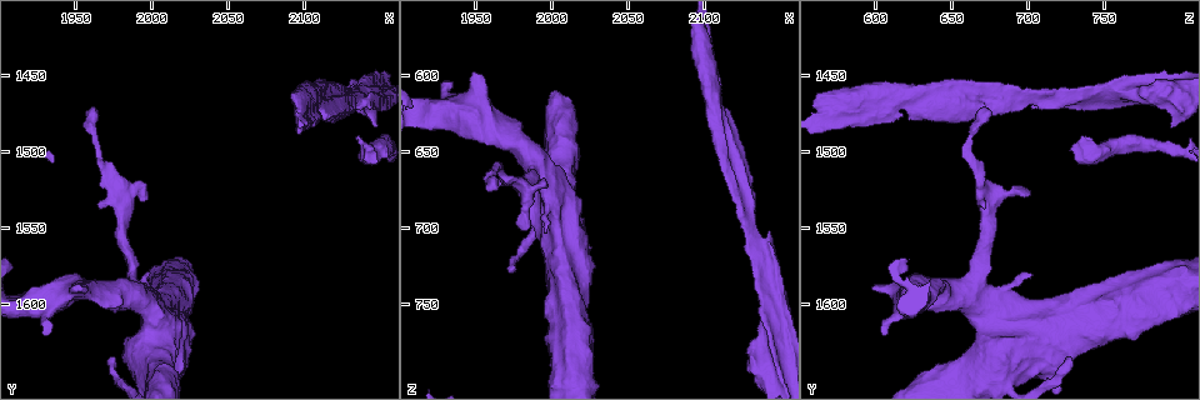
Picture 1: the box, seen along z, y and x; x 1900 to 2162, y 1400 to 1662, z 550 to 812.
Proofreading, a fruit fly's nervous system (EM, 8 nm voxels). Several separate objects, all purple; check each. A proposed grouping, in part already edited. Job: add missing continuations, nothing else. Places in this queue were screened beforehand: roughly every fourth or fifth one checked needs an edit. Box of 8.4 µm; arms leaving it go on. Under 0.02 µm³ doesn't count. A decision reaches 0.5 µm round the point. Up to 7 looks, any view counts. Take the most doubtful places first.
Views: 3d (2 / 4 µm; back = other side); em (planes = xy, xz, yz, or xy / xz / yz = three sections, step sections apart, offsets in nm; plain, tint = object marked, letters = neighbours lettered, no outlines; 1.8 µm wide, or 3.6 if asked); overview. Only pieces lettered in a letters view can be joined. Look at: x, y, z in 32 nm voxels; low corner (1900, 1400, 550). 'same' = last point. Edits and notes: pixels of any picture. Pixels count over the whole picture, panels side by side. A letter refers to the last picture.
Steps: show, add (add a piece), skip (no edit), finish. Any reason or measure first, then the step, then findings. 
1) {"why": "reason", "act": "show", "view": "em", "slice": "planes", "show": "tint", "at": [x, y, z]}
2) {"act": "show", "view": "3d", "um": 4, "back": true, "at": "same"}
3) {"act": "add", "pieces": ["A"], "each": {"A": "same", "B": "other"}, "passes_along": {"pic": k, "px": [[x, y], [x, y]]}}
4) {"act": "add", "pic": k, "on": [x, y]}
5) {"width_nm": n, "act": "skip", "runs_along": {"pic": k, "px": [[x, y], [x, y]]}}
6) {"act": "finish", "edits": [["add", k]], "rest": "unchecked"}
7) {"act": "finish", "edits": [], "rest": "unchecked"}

{"act": "show", "view": "em", "slice": "yz", "step": 16, "show": "tint", "at": [1972, 1634, 730]}

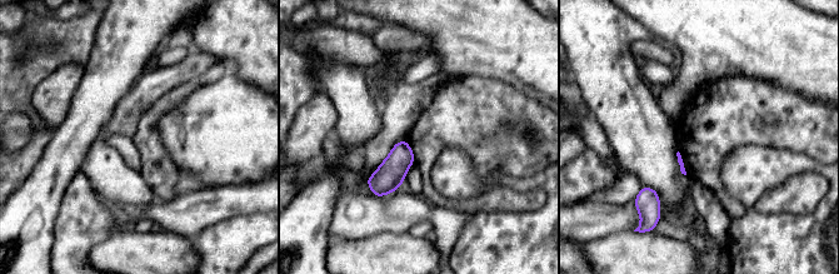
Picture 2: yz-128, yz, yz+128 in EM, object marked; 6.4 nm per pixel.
{"why": "another direction", "act": "show", "view": "em", "slice": "planes", "show": "letters", "at": "same"}

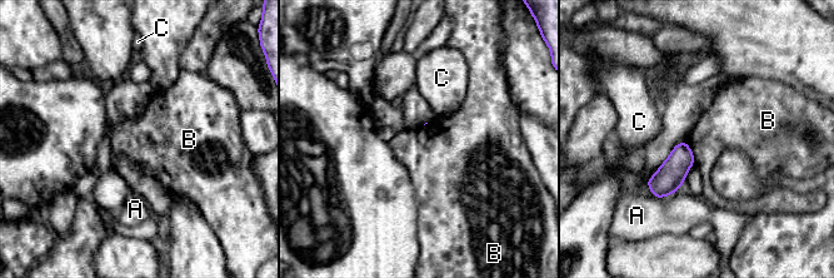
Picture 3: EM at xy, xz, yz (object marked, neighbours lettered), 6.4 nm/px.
{"act": "skip", "each": {"A": "other", "B": "other", "C": "other"}, "border": {"pic": 3, "px": [[685, 142], [694, 162]]}, "found": "none of them fits"}

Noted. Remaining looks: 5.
{"why": "free end", "act": "show", "view": "3d", "um": 2, "at": [1966, 1534, 672]}

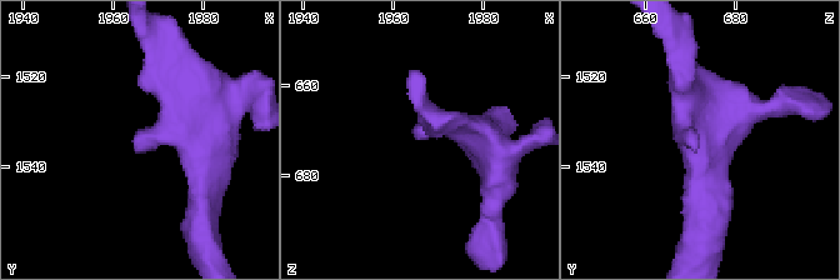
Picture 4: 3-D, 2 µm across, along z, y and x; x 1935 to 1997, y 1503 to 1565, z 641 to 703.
{"why": "need the tissue", "act": "show", "view": "em", "slice": "planes", "show": "letters", "at": [1966, 1535, 672]}

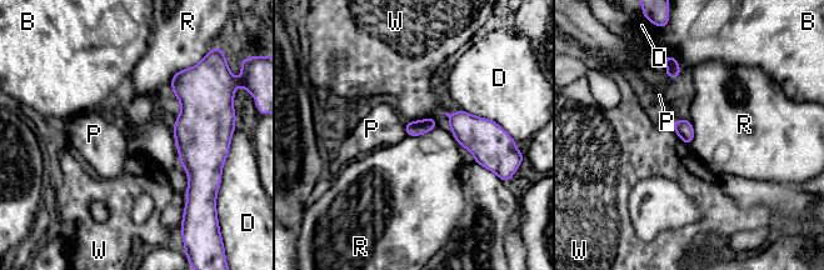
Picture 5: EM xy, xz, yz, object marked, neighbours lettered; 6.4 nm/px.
{"act": "skip", "each": {"B": "other", "D": "other", "P": "other", "R": "other", "W": "other"}, "found": "no lettered piece goes on from it"}

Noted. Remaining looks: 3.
{"why": "sudden change in width", "act": "show", "view": "em", "slice": "yz", "step": 16, "show": "letters", "at": [2132, 1464, 700]}

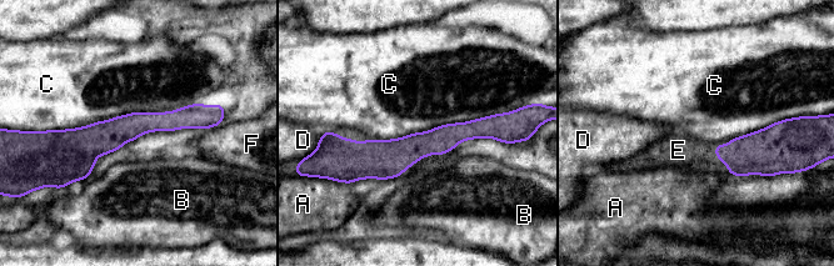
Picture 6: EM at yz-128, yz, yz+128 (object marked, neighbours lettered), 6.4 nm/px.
{"act": "add", "pieces": ["E"], "each": {"A": "other", "B": "other", "C": "other", "D": "other", "E": "same", "F": "other"}, "passes_along": {"pic": 6, "px": [[754, 154], [715, 154], [678, 150]]}, "found": "the cell continues"}

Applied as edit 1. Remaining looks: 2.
{"act": "finish", "edits": [["add", 6]], "rest": "unchecked"}

